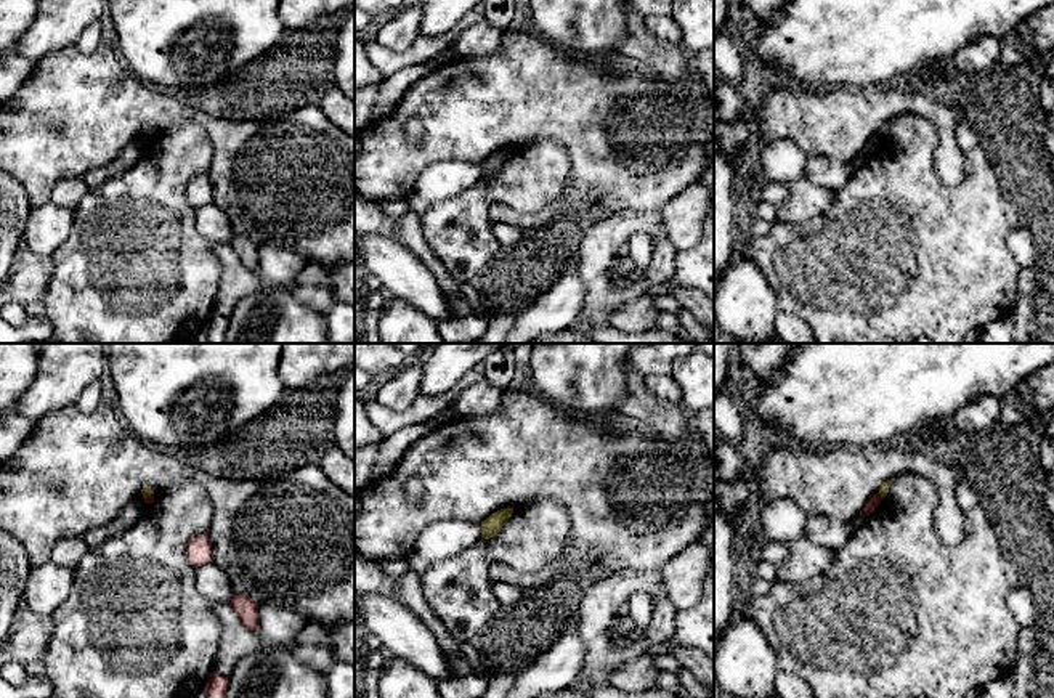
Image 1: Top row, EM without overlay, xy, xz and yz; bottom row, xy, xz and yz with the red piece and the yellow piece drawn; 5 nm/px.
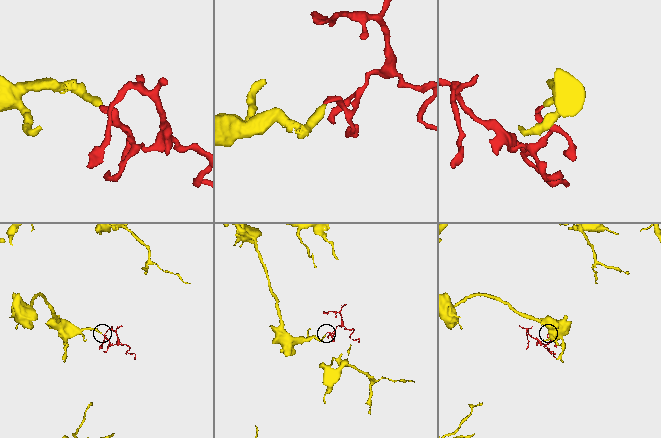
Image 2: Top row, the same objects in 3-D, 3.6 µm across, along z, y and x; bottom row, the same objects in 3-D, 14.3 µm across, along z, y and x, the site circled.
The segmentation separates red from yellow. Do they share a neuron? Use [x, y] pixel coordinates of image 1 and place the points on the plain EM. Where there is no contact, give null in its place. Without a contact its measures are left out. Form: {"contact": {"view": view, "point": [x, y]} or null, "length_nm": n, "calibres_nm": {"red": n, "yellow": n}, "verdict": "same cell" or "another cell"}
{"contact": {"view": "xy", "point": [148, 137]}, "length_nm": 60, "calibres_nm": {"red": 50, "yellow": 50}, "verdict": "another cell"}

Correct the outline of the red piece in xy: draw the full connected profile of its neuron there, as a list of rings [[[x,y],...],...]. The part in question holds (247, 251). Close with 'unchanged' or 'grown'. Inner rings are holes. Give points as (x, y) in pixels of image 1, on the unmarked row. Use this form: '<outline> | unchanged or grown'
[[[239,234],[231,241],[231,247],[236,250],[239,260],[250,271],[258,271],[258,244],[255,244],[249,236]]] | unchanged

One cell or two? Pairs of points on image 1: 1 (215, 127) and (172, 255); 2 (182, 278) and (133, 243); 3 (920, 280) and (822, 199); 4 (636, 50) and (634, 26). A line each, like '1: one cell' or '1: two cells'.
1: two cells
2: one cell
3: two cells
4: one cell

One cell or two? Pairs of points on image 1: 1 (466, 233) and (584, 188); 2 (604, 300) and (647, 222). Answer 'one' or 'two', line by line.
1: two
2: one

